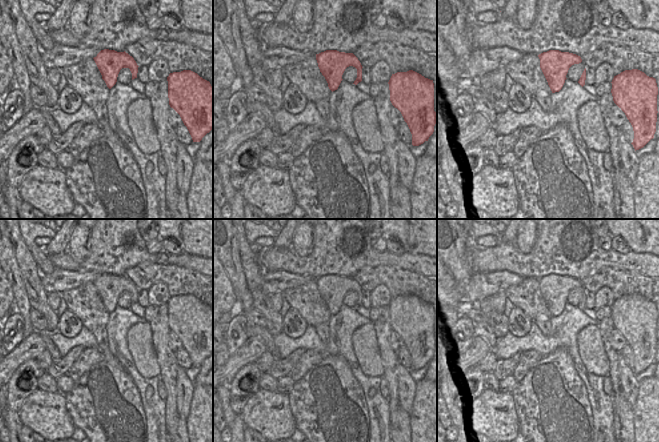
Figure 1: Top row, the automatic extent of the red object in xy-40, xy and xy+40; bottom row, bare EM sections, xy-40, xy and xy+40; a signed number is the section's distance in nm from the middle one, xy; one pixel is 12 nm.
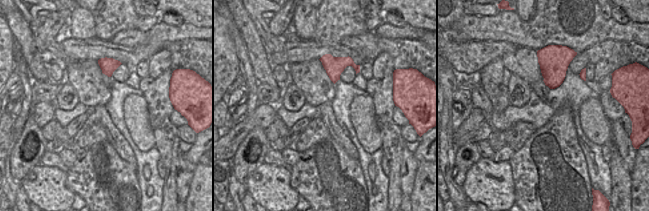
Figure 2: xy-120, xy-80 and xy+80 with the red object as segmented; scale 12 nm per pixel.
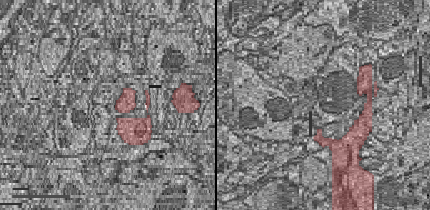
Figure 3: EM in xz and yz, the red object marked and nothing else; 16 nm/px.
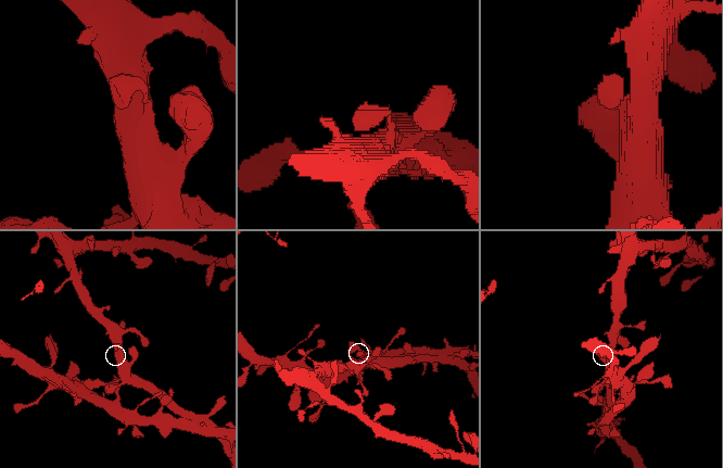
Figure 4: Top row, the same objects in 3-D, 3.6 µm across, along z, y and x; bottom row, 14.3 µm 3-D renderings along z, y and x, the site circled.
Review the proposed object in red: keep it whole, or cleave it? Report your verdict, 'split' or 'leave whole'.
leave whole

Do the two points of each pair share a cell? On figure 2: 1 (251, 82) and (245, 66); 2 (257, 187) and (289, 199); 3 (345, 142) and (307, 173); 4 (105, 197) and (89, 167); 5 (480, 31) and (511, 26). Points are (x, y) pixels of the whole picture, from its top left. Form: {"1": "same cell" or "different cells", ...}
{"1": "same cell", "2": "same cell", "3": "different cells", "4": "same cell", "5": "same cell"}

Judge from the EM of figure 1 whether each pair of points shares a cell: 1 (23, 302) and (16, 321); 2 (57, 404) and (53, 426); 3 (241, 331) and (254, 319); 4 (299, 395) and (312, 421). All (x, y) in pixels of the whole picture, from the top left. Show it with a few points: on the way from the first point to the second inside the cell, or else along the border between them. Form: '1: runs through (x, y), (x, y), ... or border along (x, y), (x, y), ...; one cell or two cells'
1: border along (19, 312), (23, 319), (24, 335); two cells
2: runs through (53, 409), (53, 420); one cell
3: border along (243, 313), (248, 321); two cells
4: runs through (305, 401), (311, 407), (312, 415); one cell

